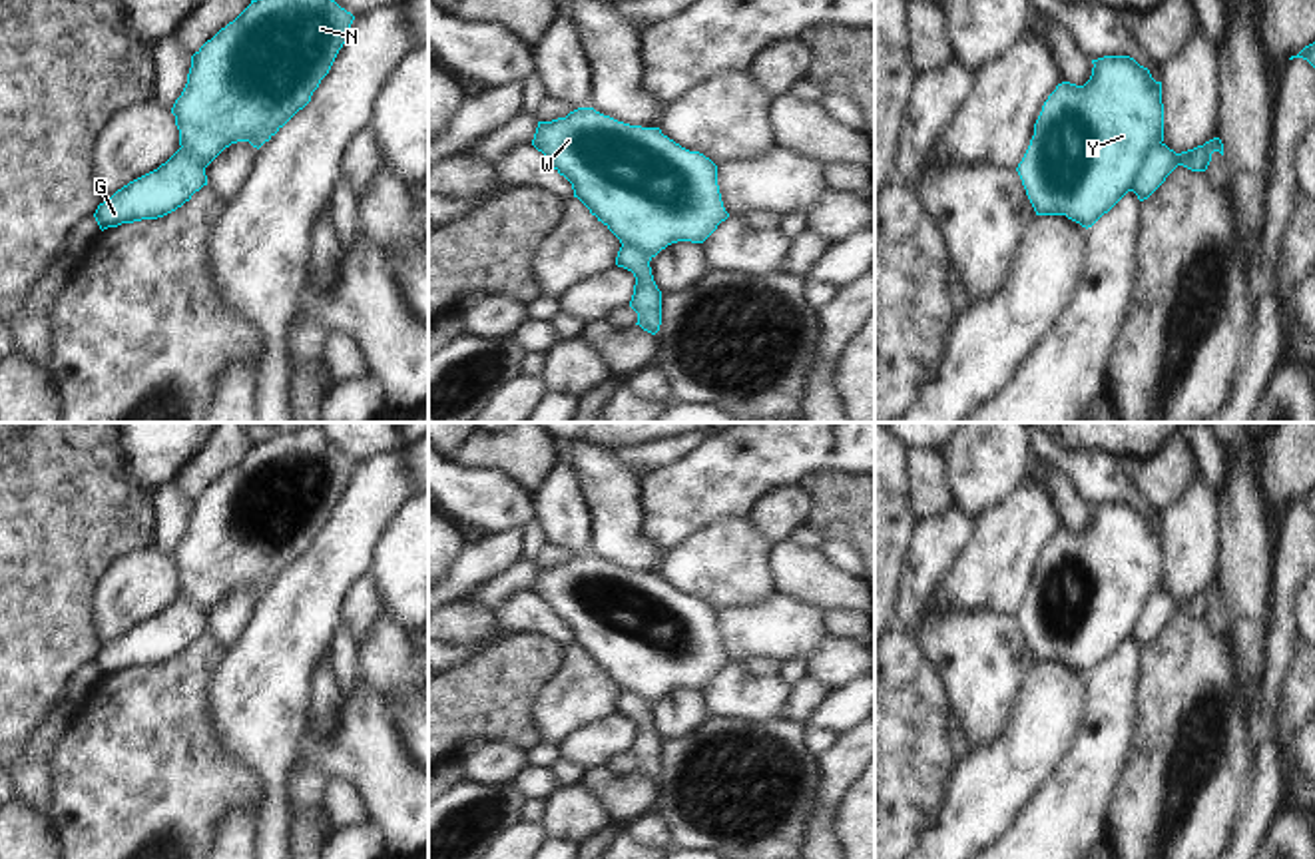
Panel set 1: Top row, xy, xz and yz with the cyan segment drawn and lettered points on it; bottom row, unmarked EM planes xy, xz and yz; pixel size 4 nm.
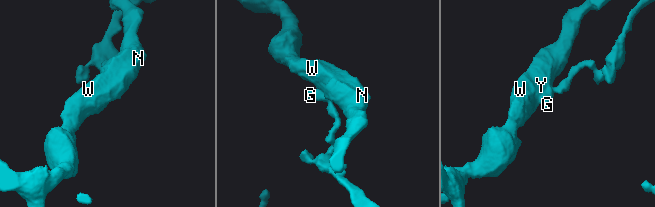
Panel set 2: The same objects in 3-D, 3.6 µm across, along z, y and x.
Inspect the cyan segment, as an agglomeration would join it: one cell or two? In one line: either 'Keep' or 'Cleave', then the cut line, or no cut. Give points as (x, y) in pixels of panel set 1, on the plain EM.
Cleave. Split along yz (1160, 588), (1146, 602), (1130, 636)

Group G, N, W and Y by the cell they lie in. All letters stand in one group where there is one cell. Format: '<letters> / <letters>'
G / N W Y

